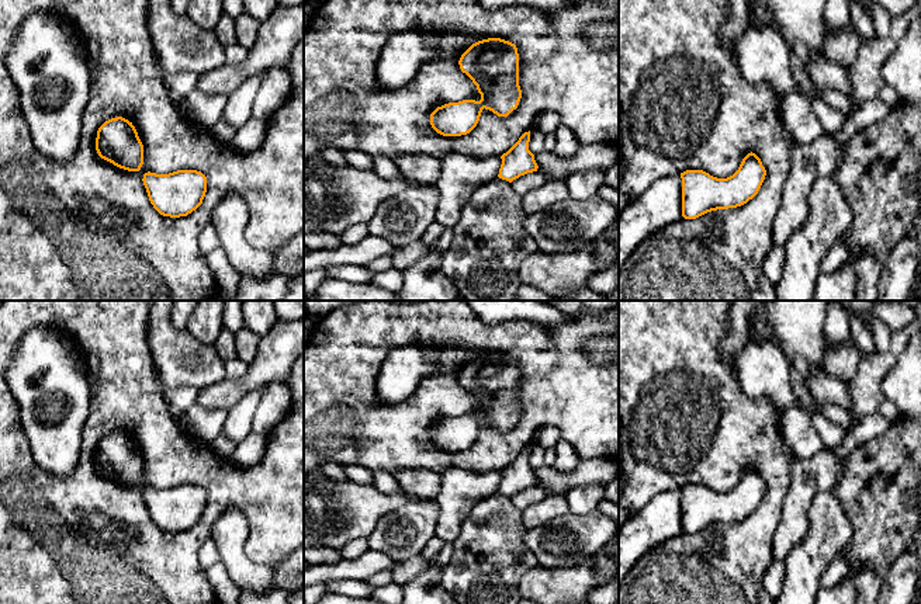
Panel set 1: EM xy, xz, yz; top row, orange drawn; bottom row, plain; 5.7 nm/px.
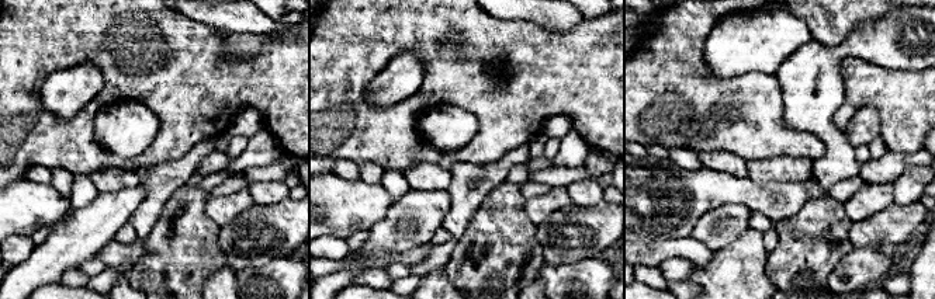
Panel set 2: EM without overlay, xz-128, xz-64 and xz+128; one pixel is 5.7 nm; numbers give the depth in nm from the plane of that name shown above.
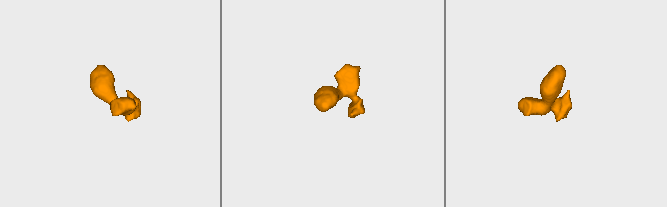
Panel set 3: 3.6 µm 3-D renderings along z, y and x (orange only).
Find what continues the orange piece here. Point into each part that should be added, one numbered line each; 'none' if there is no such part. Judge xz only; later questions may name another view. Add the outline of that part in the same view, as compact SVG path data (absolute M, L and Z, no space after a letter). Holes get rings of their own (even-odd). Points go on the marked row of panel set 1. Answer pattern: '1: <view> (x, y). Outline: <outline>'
1: xz (345, 107). Outline: M325 0L321 6L314 8L311 22L304 29L304 160L326 147L336 147L339 150L361 150L370 156L387 156L394 157L397 155L406 153L423 153L442 160L447 153L461 153L467 156L485 157L485 156L502 156L506 153L524 133L533 129L534 118L543 111L554 111L561 117L562 125L568 126L577 136L581 146L596 143L613 143L619 146L619 46L607 49L593 49L586 38L582 35L584 29L593 21L619 21L619 0L572 0L571 4L555 13L547 13L539 8L527 6L510 6L501 8L485 8L478 0ZM404 31L416 31L430 35L447 35L457 34L465 35L471 44L475 44L488 38L501 38L516 45L519 53L519 86L522 90L522 98L516 110L508 117L498 117L489 110L482 110L477 126L467 135L461 136L443 136L437 133L430 125L430 114L437 108L449 103L458 103L463 100L481 100L481 94L472 80L461 72L458 60L461 53L451 58L436 56L425 65L425 69L415 76L415 79L401 88L381 88L375 79L375 66L380 59L381 51L388 38L394 34Z

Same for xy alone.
1: xy (85, 229). Outline: M0 0L0 301L212 301L218 295L218 284L205 256L198 247L198 236L211 223L214 208L229 194L239 195L249 208L249 222L245 228L246 242L259 250L277 251L290 239L304 232L304 35L292 49L288 74L291 77L290 98L270 117L267 133L260 147L249 153L238 152L232 145L218 142L211 131L181 117L170 98L170 90L163 81L153 39L148 29L149 0ZM45 11L69 18L80 34L89 55L91 88L83 111L80 146L66 163L56 163L41 155L32 143L30 126L21 111L18 88L6 65L6 56L13 45L21 22L31 14ZM122 117L136 129L143 145L143 164L139 171L128 171L101 159L96 150L98 128L108 119ZM177 170L197 170L207 177L207 192L202 204L187 216L170 218L160 215L149 201L143 185L143 174L169 174Z

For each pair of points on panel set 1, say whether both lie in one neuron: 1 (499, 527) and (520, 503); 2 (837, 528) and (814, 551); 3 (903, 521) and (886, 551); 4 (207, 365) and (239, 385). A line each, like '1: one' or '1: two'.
1: two
2: one
3: one
4: two

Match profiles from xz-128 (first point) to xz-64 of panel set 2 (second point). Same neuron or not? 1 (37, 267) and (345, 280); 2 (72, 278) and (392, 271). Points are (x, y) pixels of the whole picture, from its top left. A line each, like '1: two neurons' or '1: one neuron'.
1: one neuron
2: two neurons

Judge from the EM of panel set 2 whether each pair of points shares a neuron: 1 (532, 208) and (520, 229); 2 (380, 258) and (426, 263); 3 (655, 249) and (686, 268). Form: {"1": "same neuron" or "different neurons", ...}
{"1": "different neurons", "2": "different neurons", "3": "different neurons"}

